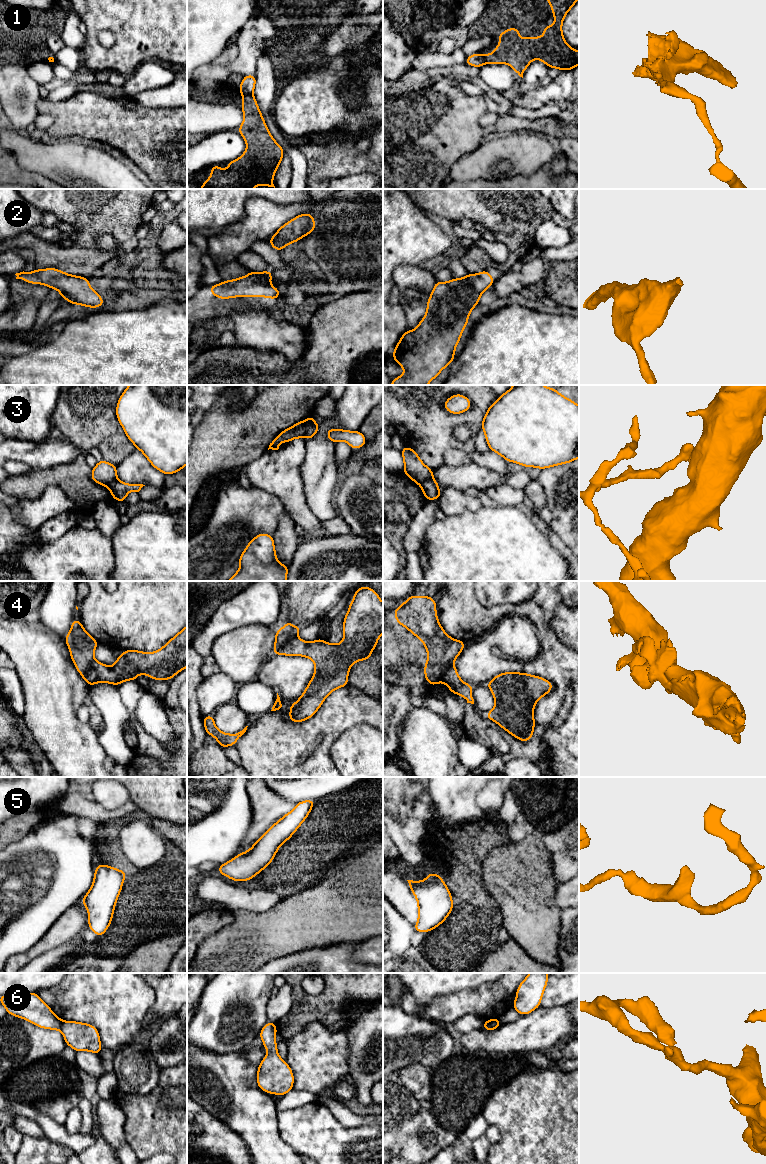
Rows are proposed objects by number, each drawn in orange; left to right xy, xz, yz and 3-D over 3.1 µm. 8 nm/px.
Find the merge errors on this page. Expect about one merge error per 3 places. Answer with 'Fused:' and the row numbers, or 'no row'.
Fused: 1, 3, 4, 6

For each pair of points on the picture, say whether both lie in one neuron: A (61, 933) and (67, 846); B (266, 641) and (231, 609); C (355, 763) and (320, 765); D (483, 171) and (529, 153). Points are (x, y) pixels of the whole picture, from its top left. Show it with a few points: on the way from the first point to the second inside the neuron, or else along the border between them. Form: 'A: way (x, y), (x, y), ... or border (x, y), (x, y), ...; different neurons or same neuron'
A: border (80, 901), (70, 906), (47, 932); different neurons
B: border (268, 625), (248, 624), (227, 632); different neurons
C: border (334, 741), (330, 748), (330, 757), (336, 766); different neurons
D: way (494, 160), (498, 156), (518, 154); same neuron

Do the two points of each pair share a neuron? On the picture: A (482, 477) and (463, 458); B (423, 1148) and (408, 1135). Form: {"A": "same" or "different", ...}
{"A": "different", "B": "same"}

